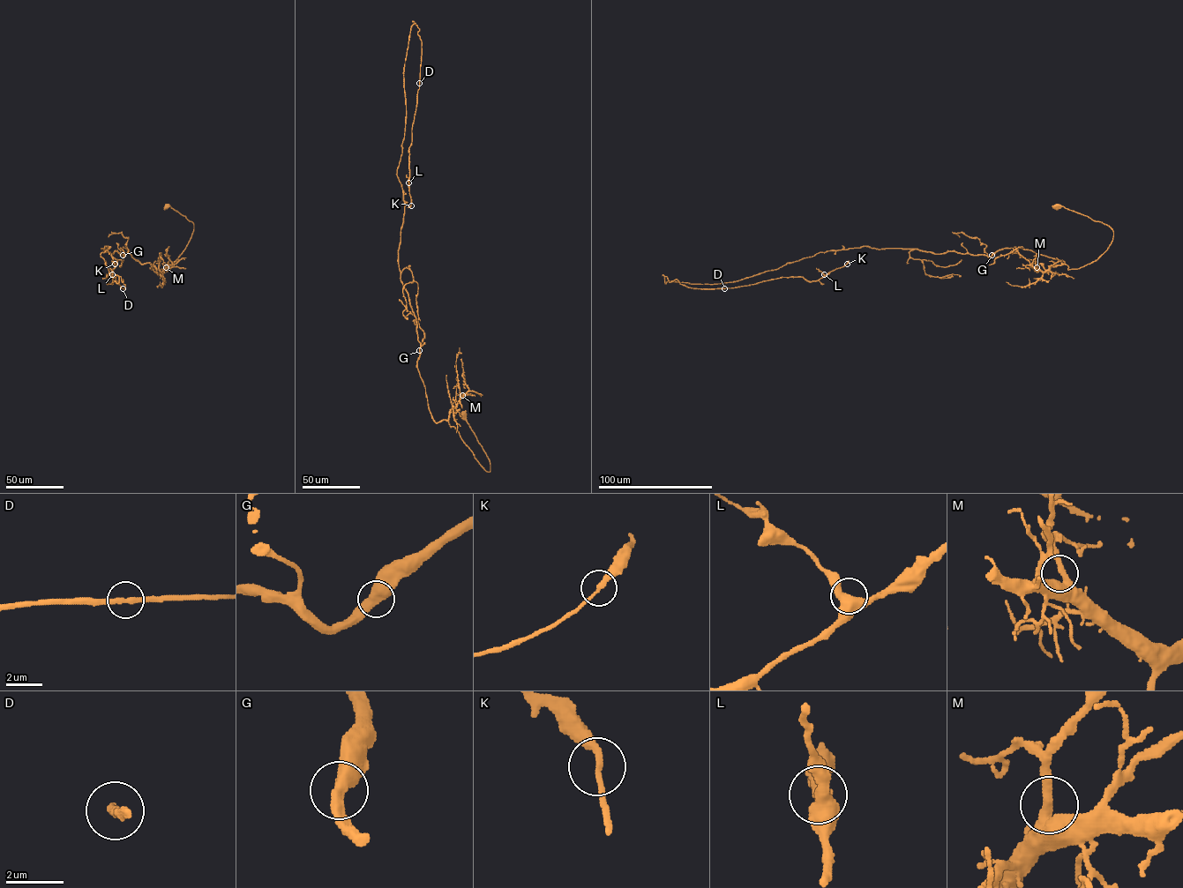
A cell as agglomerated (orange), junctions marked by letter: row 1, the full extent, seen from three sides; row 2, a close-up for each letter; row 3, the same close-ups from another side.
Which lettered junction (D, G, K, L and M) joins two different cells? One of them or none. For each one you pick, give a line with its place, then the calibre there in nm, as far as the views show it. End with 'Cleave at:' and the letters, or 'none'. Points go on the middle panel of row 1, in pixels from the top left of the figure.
Cleave at: none

